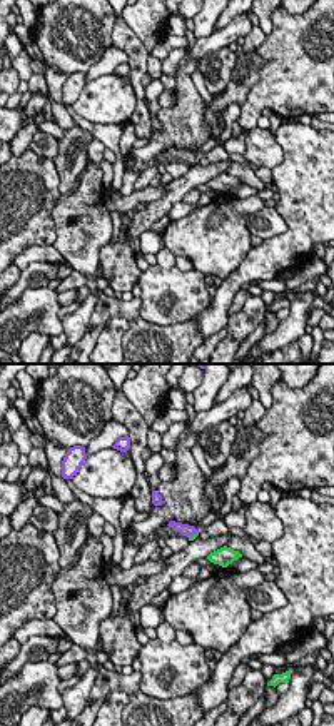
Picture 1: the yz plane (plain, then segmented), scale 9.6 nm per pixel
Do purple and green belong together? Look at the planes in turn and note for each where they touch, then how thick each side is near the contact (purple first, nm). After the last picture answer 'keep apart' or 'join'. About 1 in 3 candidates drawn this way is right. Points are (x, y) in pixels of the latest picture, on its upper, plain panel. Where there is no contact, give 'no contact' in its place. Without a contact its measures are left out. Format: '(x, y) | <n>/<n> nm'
(191, 161) | 120/60 nm

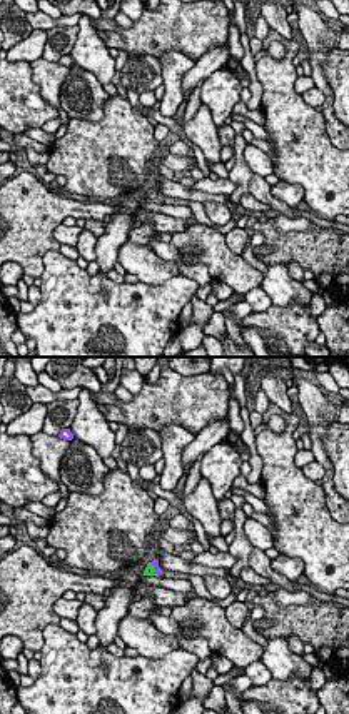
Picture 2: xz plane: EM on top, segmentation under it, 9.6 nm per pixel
(154, 194) | 60/100 nm

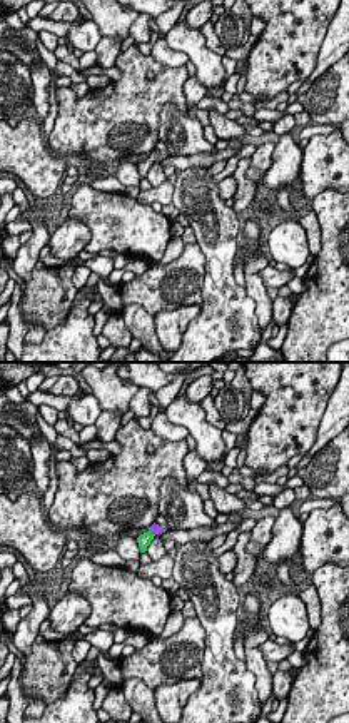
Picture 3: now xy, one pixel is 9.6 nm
(152, 159) | 90/130 nm

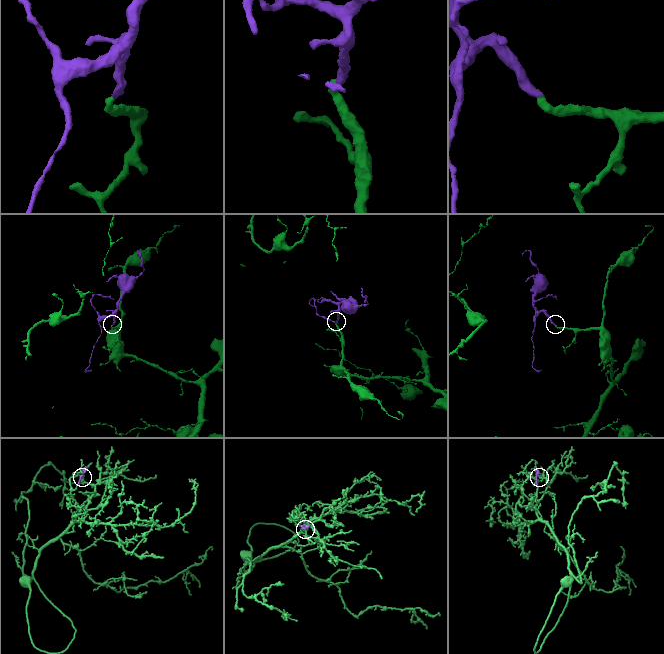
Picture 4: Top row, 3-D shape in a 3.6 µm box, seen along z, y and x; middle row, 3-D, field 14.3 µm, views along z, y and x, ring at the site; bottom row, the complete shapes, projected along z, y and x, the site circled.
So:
join

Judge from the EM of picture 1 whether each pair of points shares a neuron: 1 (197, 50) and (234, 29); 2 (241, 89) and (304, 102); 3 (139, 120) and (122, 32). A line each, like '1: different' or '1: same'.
1: same
2: different
3: same

